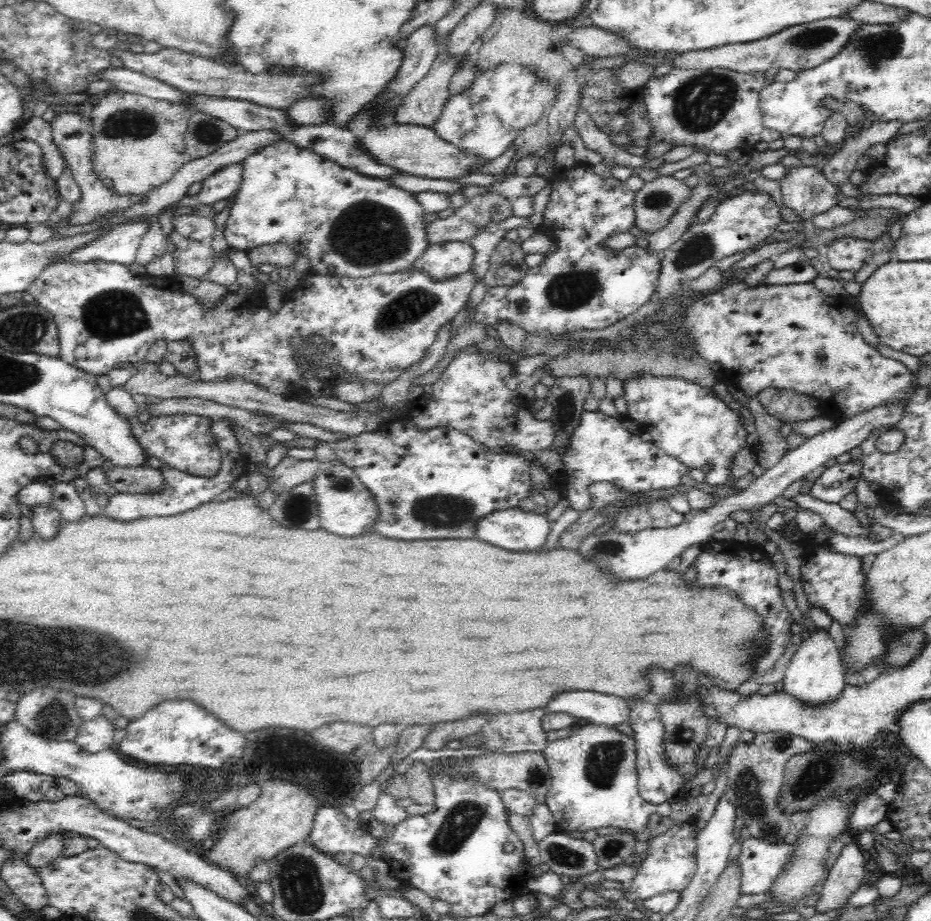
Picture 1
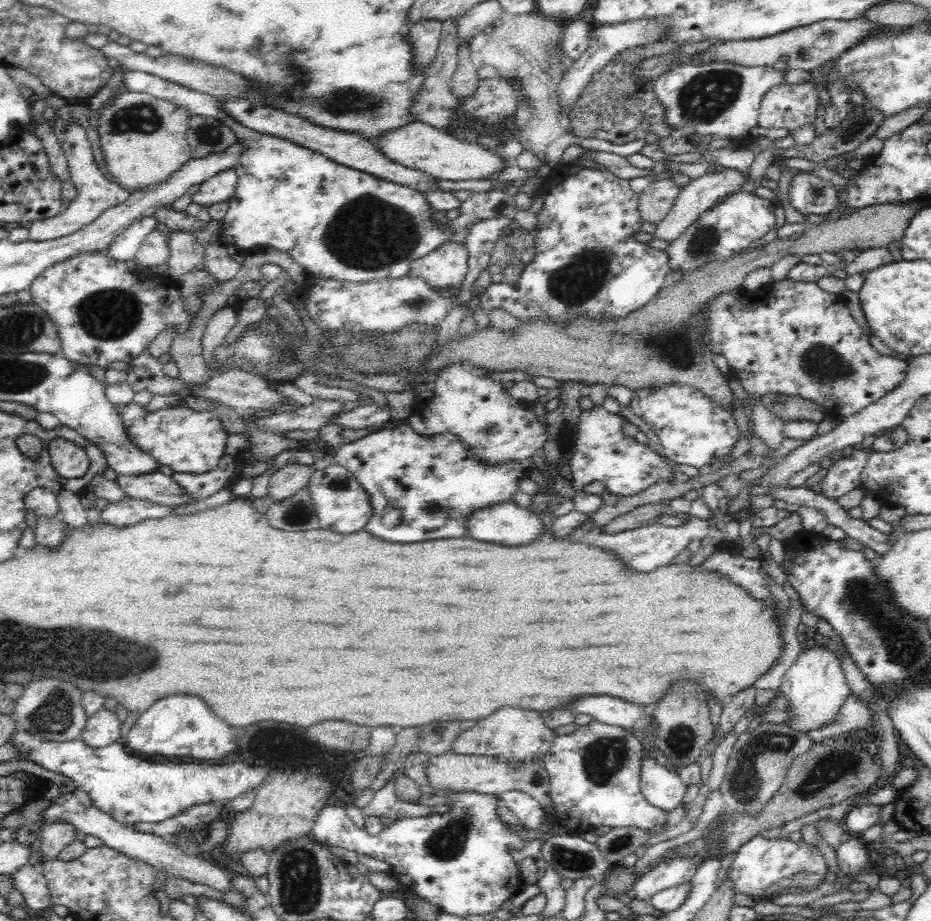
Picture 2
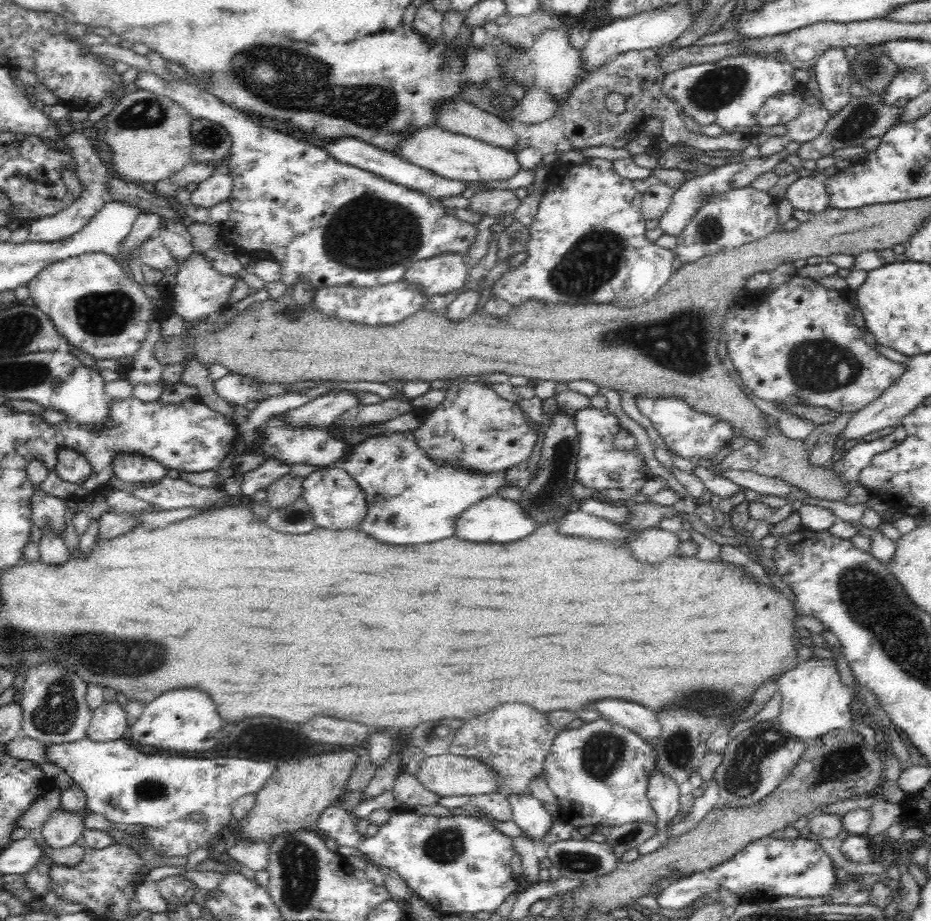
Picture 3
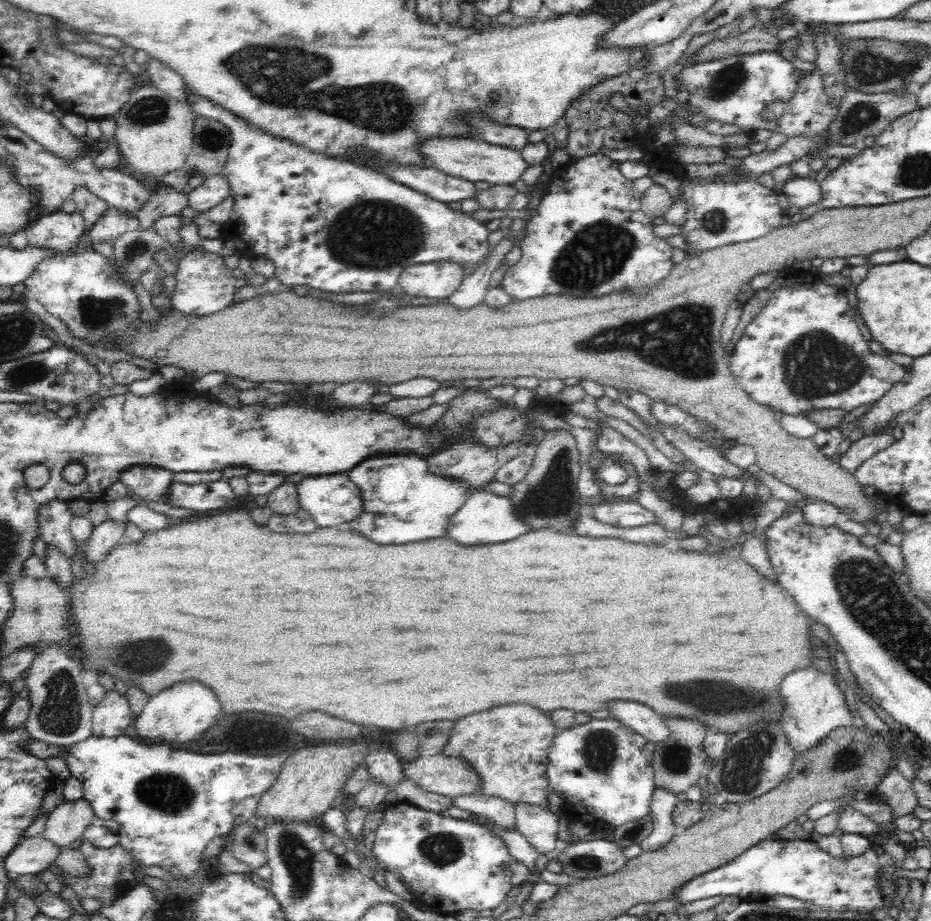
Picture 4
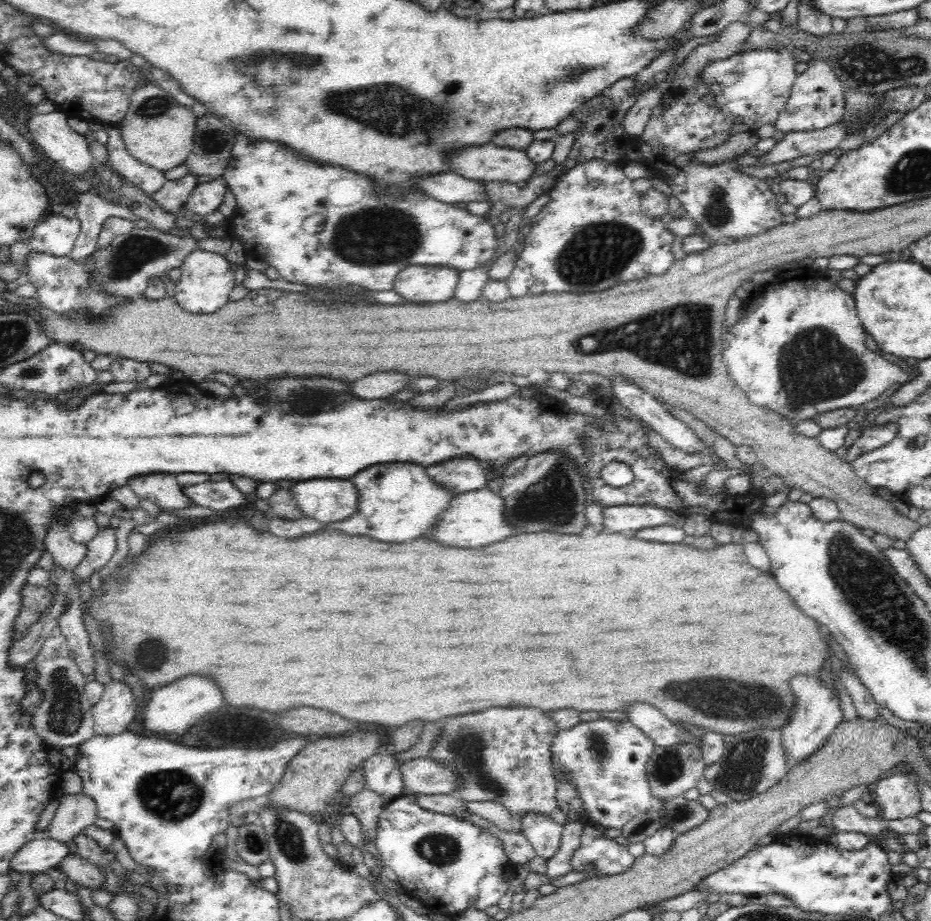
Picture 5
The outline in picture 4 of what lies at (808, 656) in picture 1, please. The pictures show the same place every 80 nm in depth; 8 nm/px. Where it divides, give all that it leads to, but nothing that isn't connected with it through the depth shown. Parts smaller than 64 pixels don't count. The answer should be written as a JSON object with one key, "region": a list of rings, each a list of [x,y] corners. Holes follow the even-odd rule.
{"region":[[[811,665],[810,668],[786,674],[786,678],[780,682],[780,692],[783,710],[778,722],[798,754],[818,746],[826,734],[835,729],[853,727],[853,717],[847,708],[846,698],[836,682],[836,675],[830,669],[818,671]]]}

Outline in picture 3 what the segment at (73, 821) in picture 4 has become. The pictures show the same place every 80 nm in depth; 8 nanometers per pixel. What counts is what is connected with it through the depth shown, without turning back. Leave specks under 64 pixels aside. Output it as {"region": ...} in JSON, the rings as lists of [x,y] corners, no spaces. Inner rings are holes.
{"region":[[[52,813],[42,828],[42,837],[46,846],[54,850],[63,849],[74,844],[83,836],[83,816],[80,813]]]}

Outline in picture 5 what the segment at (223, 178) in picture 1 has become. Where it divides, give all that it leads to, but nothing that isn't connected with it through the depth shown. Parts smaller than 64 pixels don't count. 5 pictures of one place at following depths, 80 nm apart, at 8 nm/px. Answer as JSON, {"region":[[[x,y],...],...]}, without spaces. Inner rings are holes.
{"region":[[[216,178],[197,184],[190,193],[185,209],[189,214],[211,215],[223,203],[225,186]]]}

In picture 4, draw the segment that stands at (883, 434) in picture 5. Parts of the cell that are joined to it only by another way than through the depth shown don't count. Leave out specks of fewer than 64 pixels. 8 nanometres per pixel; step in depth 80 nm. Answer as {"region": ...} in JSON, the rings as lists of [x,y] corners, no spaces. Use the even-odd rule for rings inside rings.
{"region":[[[900,424],[894,427],[890,435],[864,435],[860,440],[852,443],[845,454],[840,455],[838,465],[840,465],[846,473],[854,474],[861,464],[864,464],[866,460],[872,458],[881,450],[886,450],[891,443],[900,440],[902,435],[903,430]]]}

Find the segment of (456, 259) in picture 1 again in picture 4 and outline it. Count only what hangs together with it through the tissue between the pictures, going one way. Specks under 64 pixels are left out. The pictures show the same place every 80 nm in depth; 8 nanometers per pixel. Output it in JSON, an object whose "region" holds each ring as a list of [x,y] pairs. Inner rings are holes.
{"region":[[[454,260],[408,266],[398,286],[408,296],[448,298],[464,282],[465,269]]]}

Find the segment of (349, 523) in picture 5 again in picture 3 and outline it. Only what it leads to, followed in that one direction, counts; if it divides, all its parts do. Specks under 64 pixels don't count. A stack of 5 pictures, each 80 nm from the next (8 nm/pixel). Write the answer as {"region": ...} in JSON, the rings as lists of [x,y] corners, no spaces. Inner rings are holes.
{"region":[[[395,431],[388,435],[378,434],[354,446],[350,445],[348,454],[342,458],[340,466],[348,471],[348,474],[366,494],[368,512],[359,528],[366,534],[370,534],[372,538],[376,538],[378,542],[396,544],[396,546],[438,542],[438,540],[454,536],[458,516],[463,510],[469,509],[482,499],[500,496],[498,493],[501,489],[510,487],[506,481],[507,469],[483,473],[430,458],[418,446],[413,431]]]}

